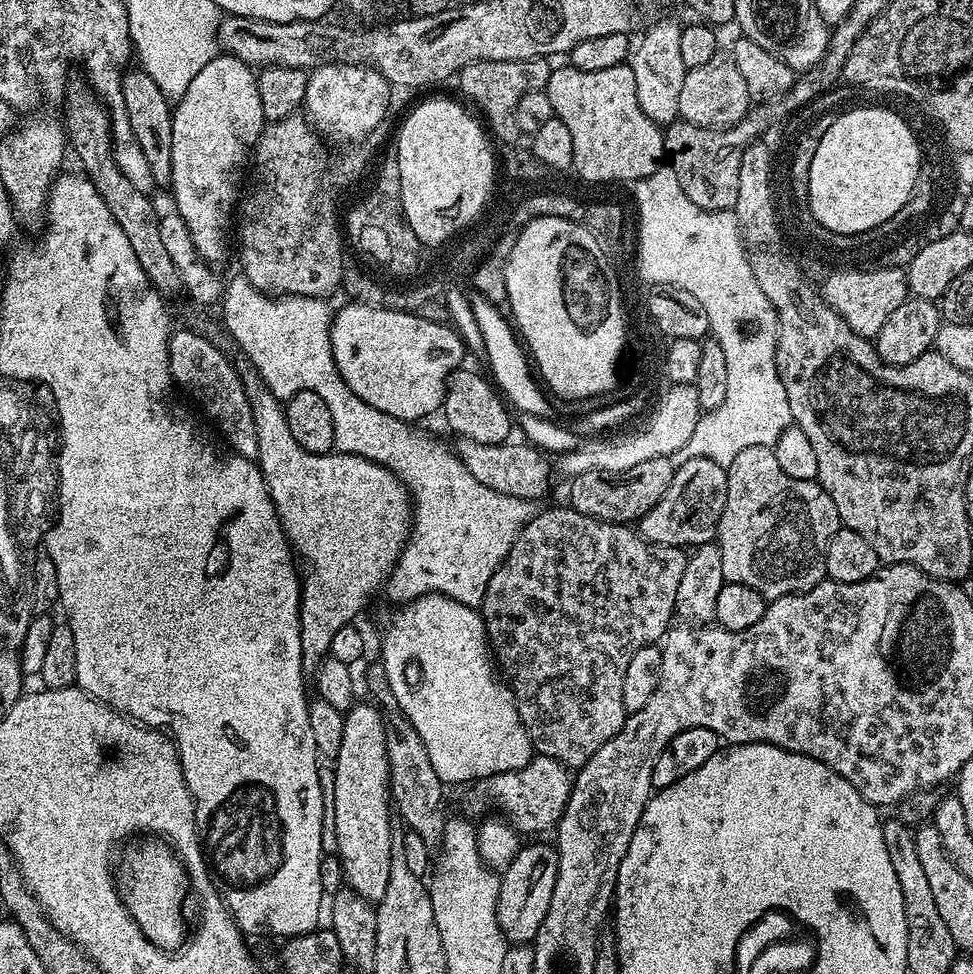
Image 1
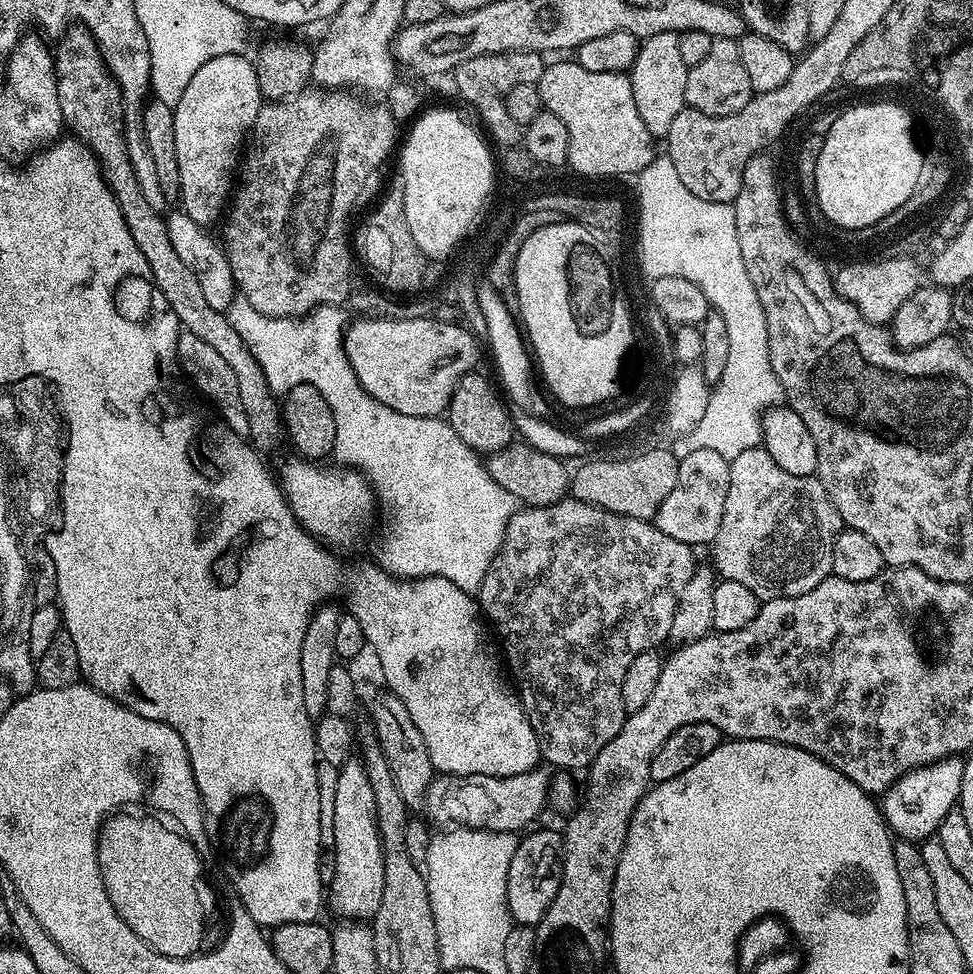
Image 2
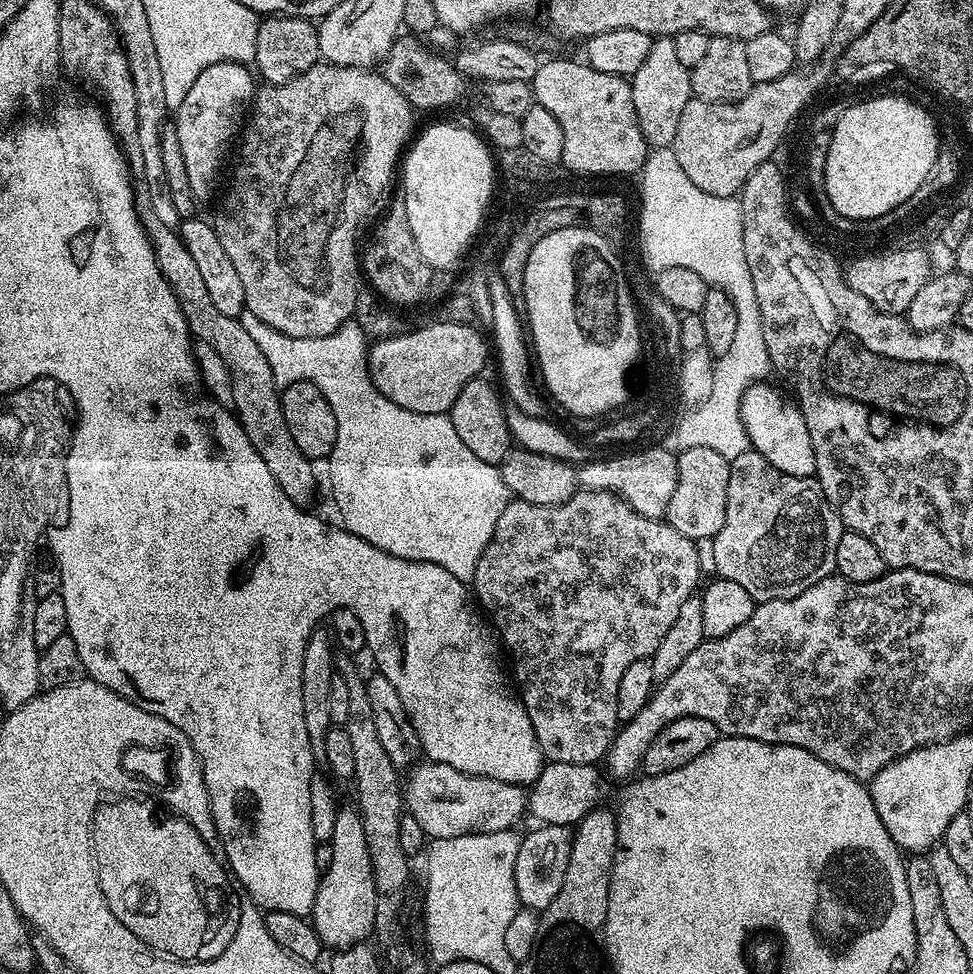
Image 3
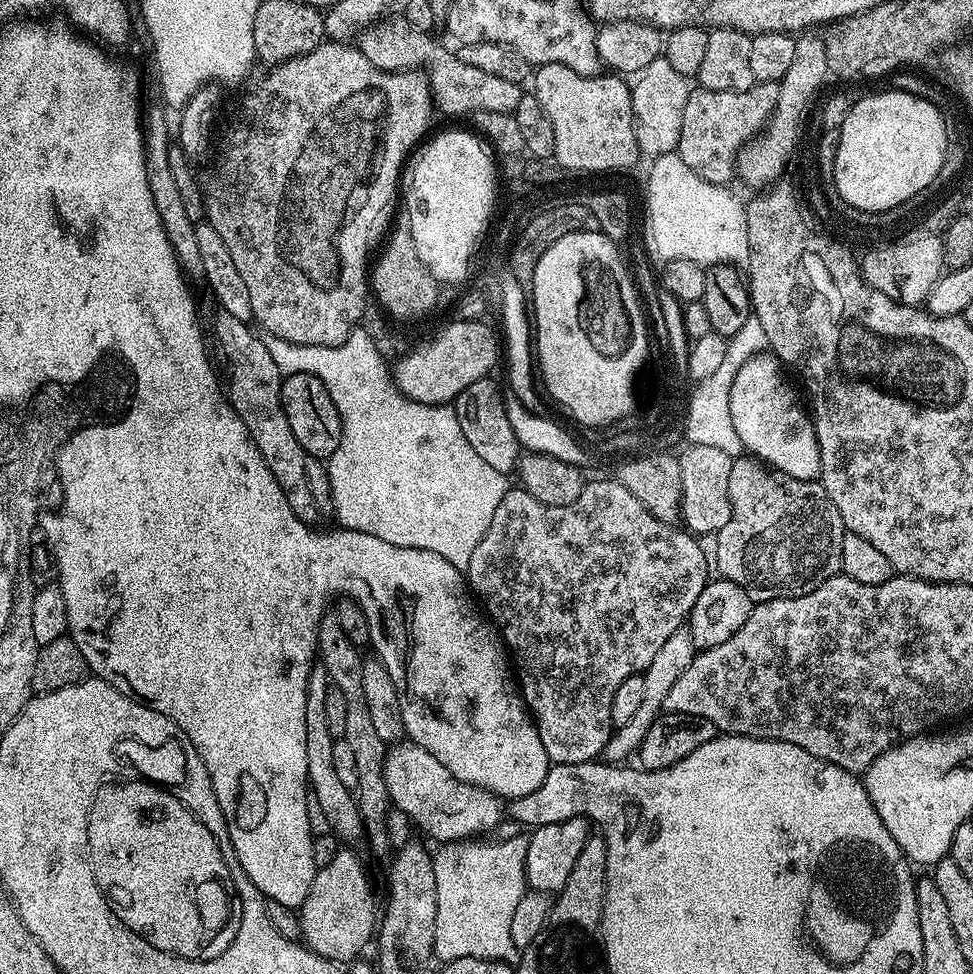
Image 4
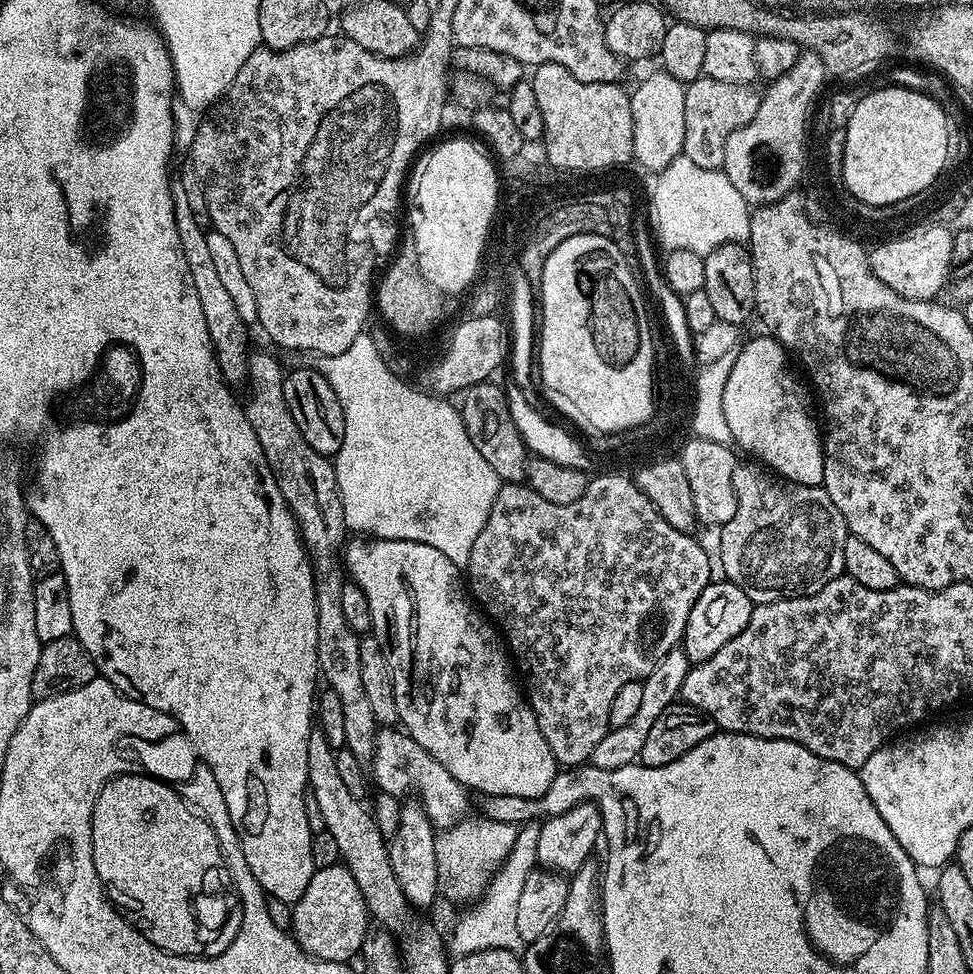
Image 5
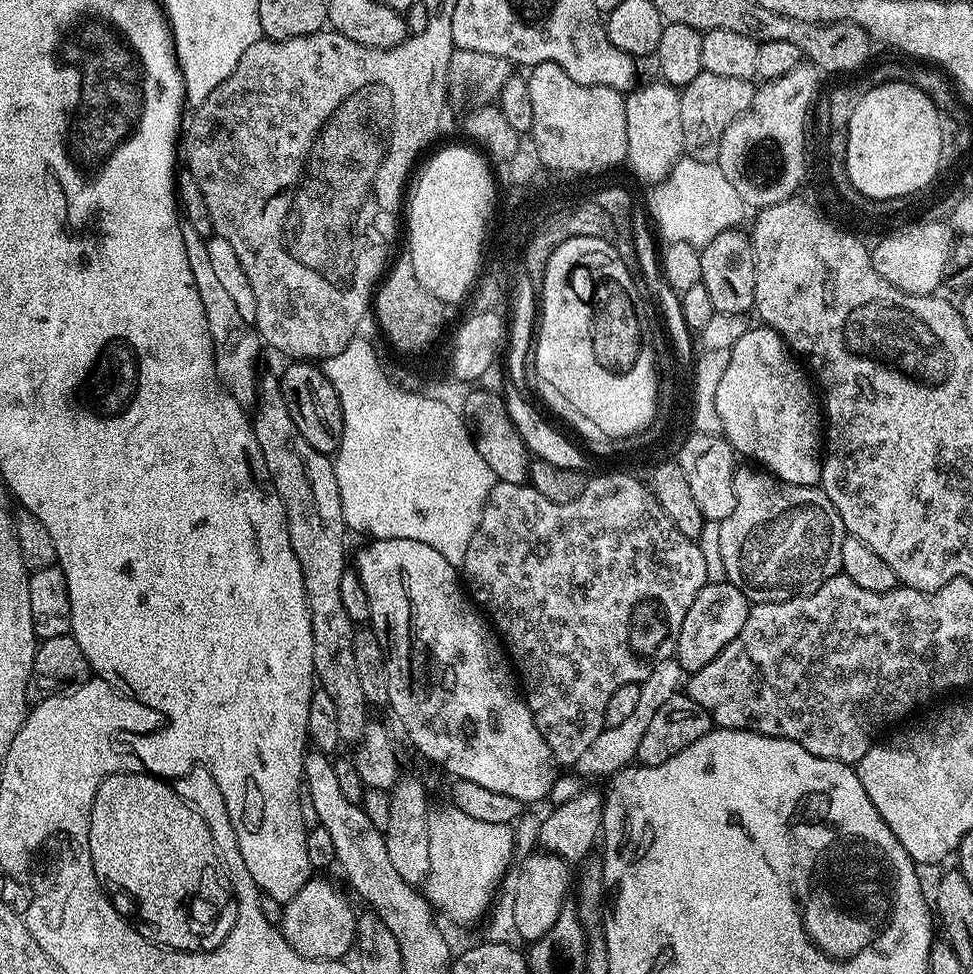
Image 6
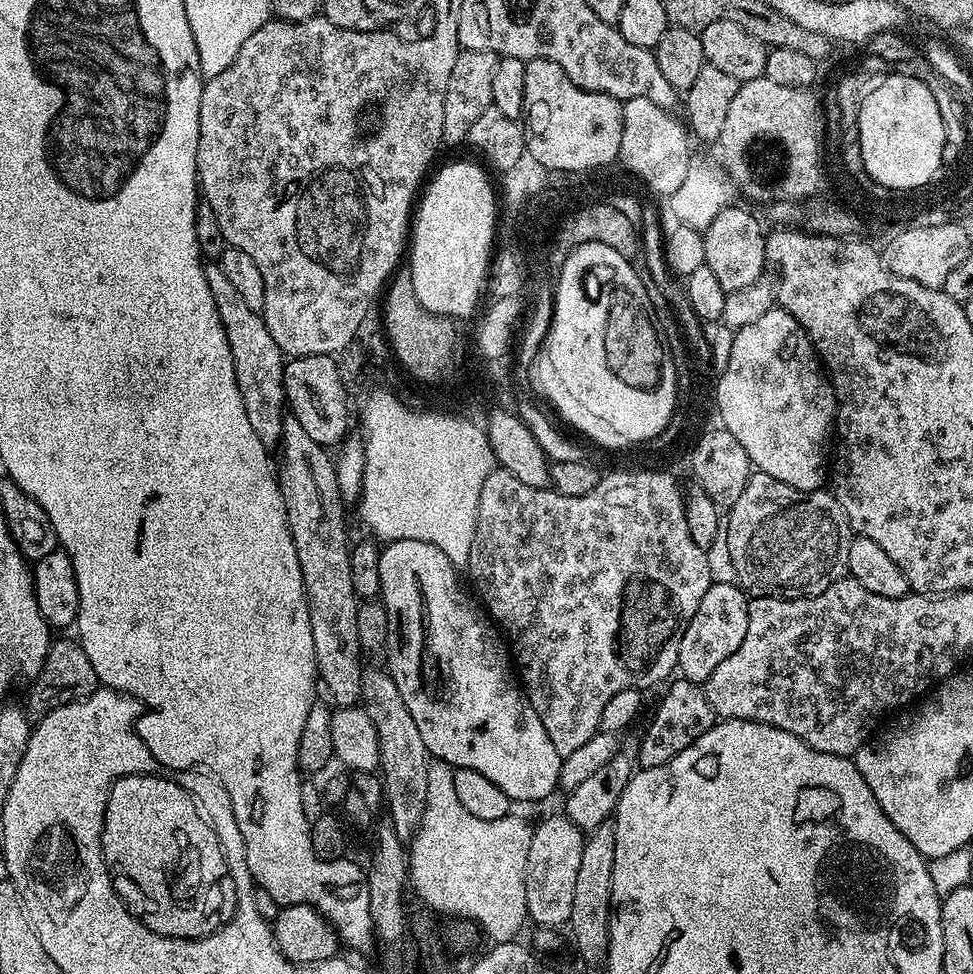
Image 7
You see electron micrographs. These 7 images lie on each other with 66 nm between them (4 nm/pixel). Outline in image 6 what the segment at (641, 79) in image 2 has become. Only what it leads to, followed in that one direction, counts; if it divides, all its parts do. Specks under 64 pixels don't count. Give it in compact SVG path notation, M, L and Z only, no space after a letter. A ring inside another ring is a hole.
M657 82L657 84L648 84L637 86L627 93L624 97L626 106L626 150L628 158L627 167L632 167L632 172L640 180L645 180L649 186L655 186L661 180L667 179L672 173L672 168L680 161L680 157L685 155L686 141L682 134L682 110L680 102L682 96L671 84Z

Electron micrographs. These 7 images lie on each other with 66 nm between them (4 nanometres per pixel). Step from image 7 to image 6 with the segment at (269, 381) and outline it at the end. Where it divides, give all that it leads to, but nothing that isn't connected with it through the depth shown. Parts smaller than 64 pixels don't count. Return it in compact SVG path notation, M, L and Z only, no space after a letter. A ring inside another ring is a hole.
M182 227L182 238L186 258L190 258L190 274L194 286L198 286L198 298L202 298L202 310L206 310L206 322L212 339L212 349L216 355L216 372L220 375L220 383L229 394L245 410L255 409L258 401L258 376L256 380L256 363L260 360L262 341L259 332L242 314L238 314L238 306L219 282L210 262L208 245L205 237L198 234L193 228Z

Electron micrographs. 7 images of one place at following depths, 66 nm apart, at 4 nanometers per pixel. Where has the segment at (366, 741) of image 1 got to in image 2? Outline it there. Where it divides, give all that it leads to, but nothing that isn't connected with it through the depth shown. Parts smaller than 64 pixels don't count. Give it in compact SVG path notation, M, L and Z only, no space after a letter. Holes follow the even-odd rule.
M359 759L348 760L340 768L334 801L335 873L330 885L332 908L344 920L371 921L382 906L384 851L376 821L374 790Z

